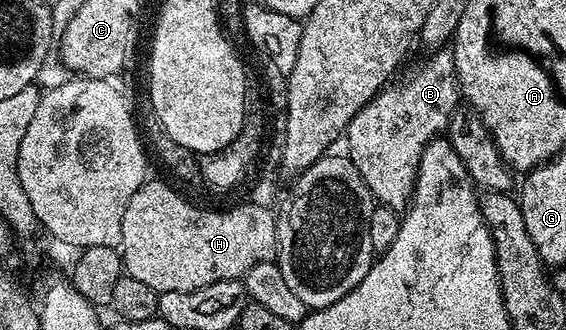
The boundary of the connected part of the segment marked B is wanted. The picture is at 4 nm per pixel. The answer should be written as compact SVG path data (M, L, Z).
M443 47L429 56L399 85L387 84L381 93L377 93L350 120L344 134L345 152L356 171L360 171L360 179L364 179L371 197L378 205L386 205L395 211L409 206L423 151L445 130L451 115L460 109L453 52Z

